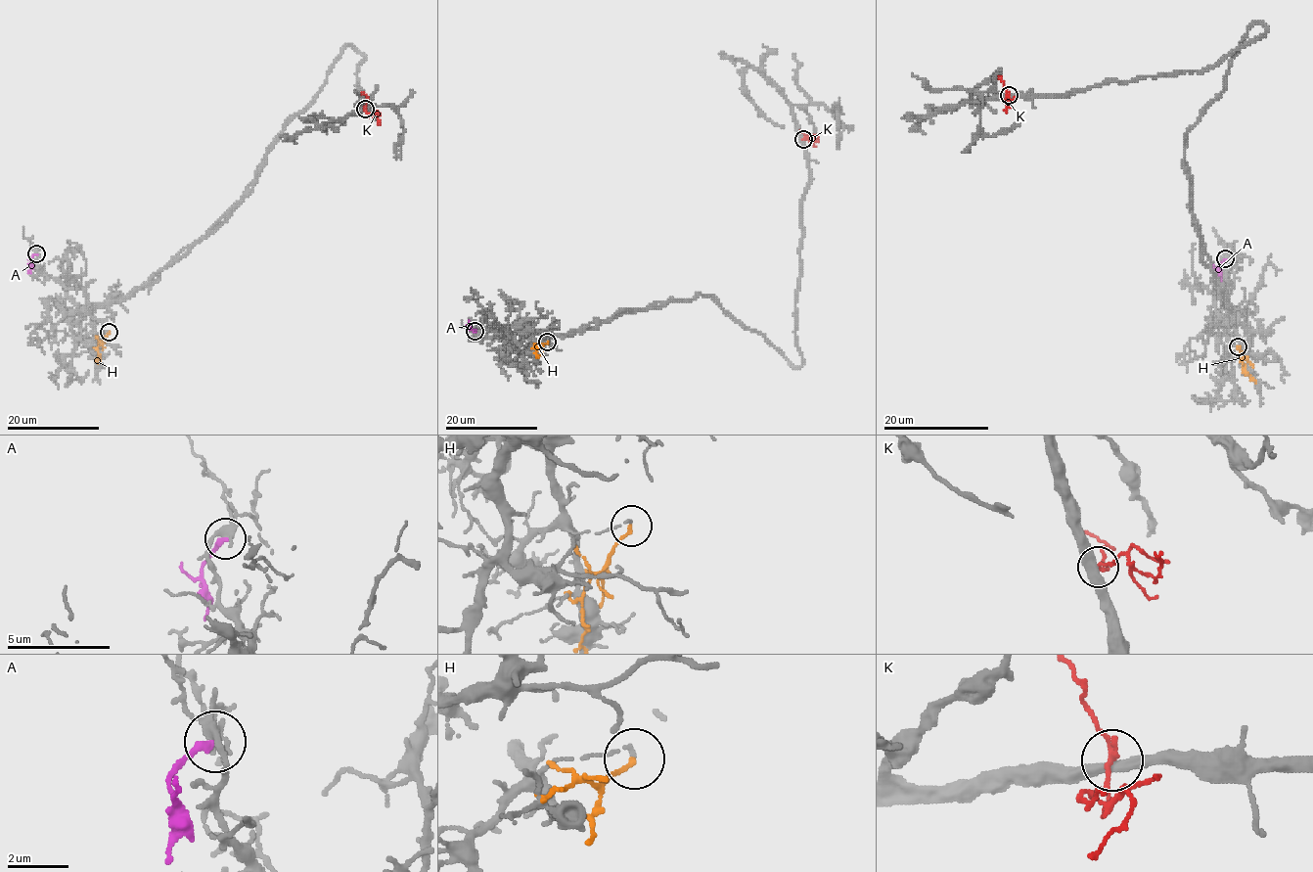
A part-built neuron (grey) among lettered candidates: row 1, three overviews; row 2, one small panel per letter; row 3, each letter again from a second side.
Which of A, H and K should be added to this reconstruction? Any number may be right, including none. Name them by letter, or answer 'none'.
none

